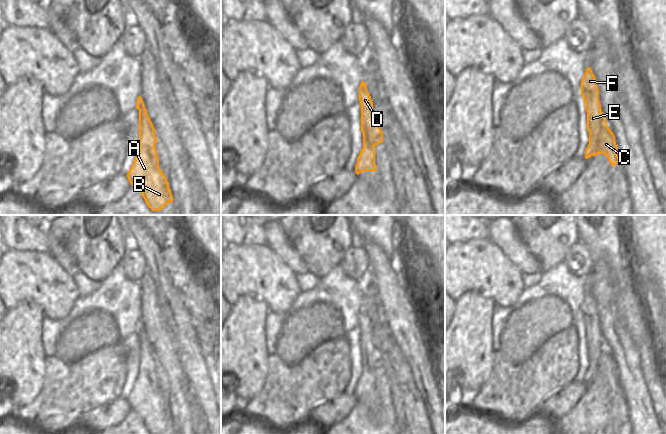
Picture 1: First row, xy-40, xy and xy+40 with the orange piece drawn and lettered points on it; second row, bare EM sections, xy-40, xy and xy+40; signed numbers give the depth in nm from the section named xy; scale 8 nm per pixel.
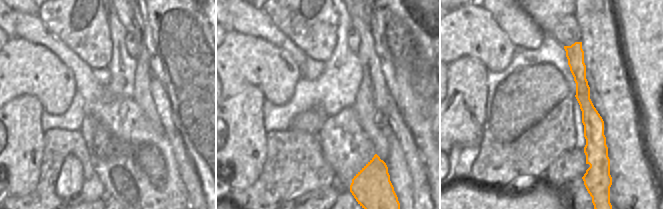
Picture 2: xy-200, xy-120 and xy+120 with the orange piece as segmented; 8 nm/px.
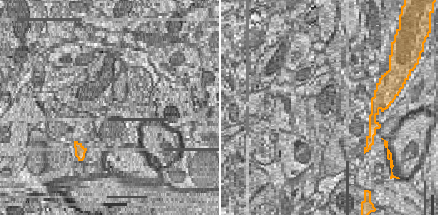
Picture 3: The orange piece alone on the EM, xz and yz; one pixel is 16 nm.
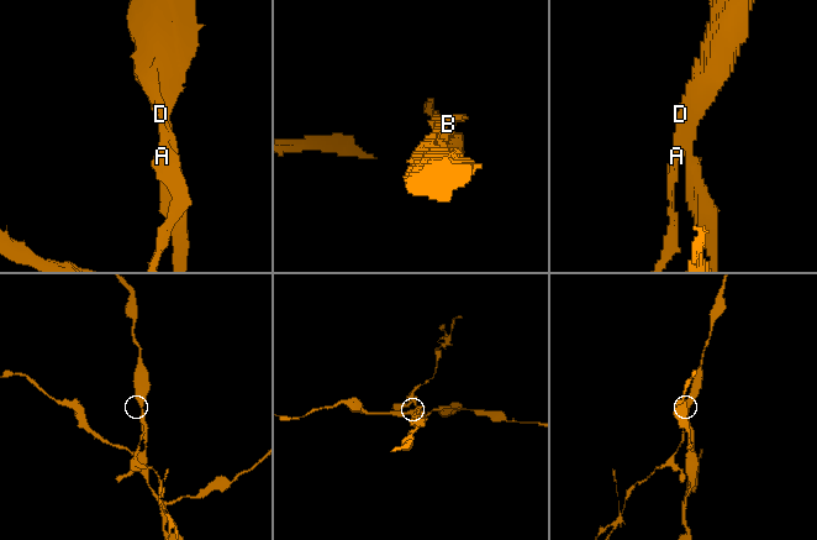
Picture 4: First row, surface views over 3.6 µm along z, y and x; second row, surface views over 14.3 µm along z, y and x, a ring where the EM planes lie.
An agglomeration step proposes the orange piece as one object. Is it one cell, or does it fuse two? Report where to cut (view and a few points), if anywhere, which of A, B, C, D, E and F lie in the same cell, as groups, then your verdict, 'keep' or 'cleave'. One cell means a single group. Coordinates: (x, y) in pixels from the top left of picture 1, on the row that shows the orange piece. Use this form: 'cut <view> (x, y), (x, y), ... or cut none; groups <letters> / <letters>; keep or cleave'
cut xy+40 (589, 134), (596, 144), (596, 150), (593, 154); groups A B / C D E F; cleave

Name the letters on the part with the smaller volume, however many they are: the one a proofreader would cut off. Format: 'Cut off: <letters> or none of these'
Cut off: A, B

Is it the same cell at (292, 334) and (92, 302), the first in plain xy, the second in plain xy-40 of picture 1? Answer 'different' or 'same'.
different

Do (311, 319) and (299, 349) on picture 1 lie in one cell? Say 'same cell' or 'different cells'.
same cell

